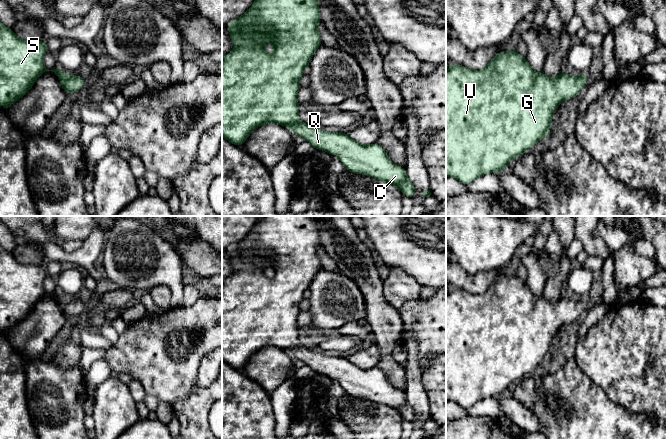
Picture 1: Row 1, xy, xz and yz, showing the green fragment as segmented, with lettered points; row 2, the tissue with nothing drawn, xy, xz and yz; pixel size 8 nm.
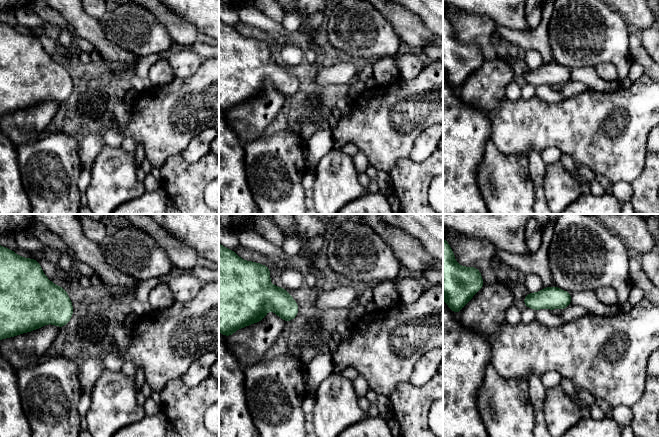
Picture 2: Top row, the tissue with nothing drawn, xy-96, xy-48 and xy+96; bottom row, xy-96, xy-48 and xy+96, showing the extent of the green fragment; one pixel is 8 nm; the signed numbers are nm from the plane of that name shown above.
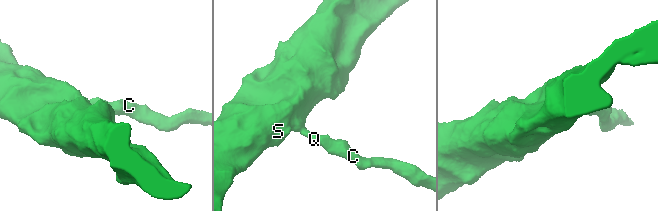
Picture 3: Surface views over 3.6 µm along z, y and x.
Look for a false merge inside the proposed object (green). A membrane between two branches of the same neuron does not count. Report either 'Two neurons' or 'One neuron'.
One neuron

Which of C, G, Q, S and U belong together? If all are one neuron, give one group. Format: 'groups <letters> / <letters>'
groups C G Q S U

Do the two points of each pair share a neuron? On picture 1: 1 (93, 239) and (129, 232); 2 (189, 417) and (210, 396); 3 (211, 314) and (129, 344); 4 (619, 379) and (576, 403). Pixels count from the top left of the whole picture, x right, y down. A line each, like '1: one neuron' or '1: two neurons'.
1: two neurons
2: one neuron
3: one neuron
4: two neurons

